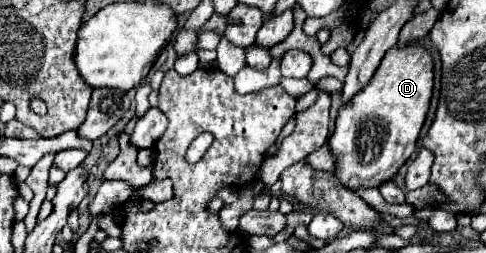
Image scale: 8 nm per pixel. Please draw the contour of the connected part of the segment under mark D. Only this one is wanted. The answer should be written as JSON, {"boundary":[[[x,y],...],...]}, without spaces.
{"boundary":[[[420,45],[392,47],[386,51],[370,83],[344,103],[336,117],[330,147],[336,157],[336,177],[356,191],[378,187],[392,179],[416,149],[434,85],[434,59]]]}

